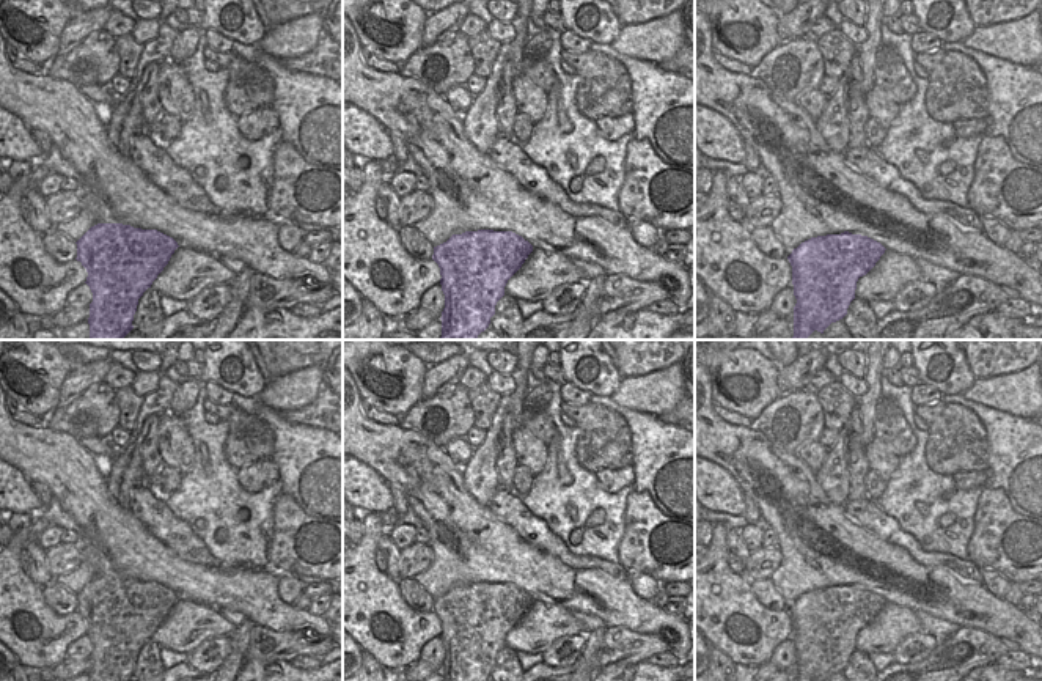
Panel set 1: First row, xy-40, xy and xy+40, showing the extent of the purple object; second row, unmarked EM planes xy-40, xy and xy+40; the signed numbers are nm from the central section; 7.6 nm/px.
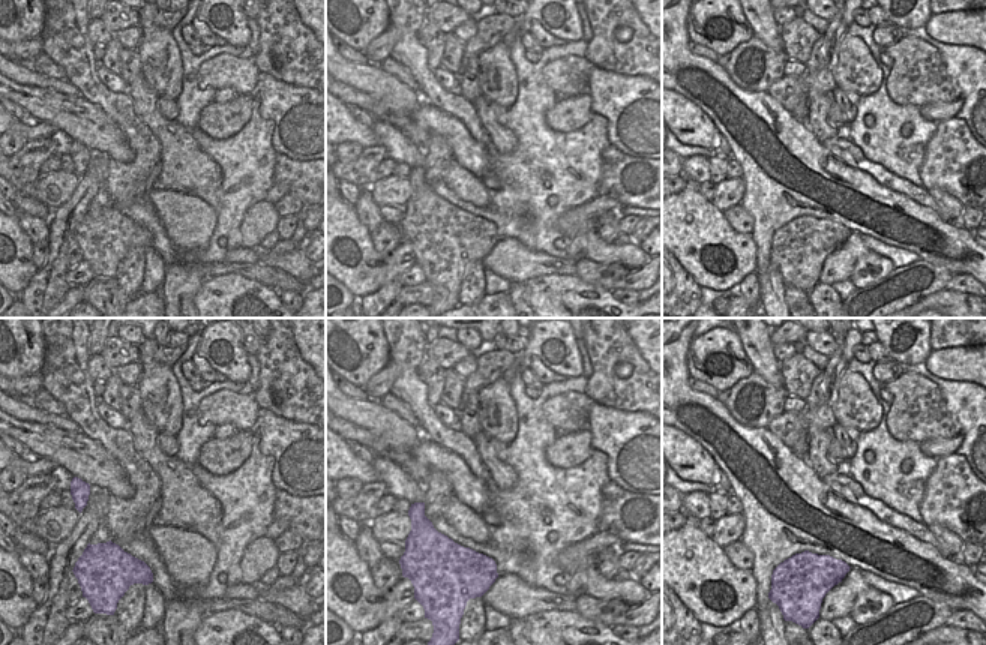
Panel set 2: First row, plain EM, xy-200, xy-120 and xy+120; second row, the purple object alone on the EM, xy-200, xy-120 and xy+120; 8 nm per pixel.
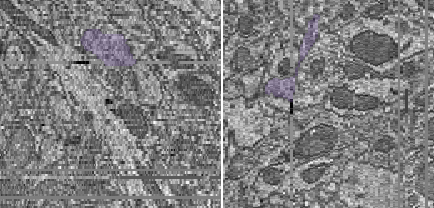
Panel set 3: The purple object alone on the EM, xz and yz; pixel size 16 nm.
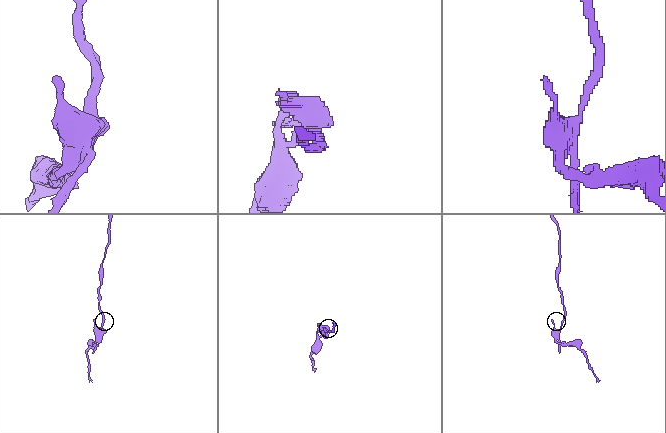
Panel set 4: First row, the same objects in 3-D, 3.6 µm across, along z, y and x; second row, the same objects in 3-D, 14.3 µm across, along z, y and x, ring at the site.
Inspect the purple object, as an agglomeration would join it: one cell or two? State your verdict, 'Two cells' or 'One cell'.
Two cells

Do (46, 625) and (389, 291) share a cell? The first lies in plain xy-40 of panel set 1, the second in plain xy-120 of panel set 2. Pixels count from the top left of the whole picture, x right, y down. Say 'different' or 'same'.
different

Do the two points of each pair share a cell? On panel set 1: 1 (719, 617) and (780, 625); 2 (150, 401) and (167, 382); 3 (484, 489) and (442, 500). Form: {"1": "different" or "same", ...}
{"1": "same", "2": "same", "3": "different"}

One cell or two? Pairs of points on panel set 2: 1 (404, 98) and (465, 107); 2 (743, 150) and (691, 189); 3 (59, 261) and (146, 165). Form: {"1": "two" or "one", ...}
{"1": "two", "2": "two", "3": "two"}

